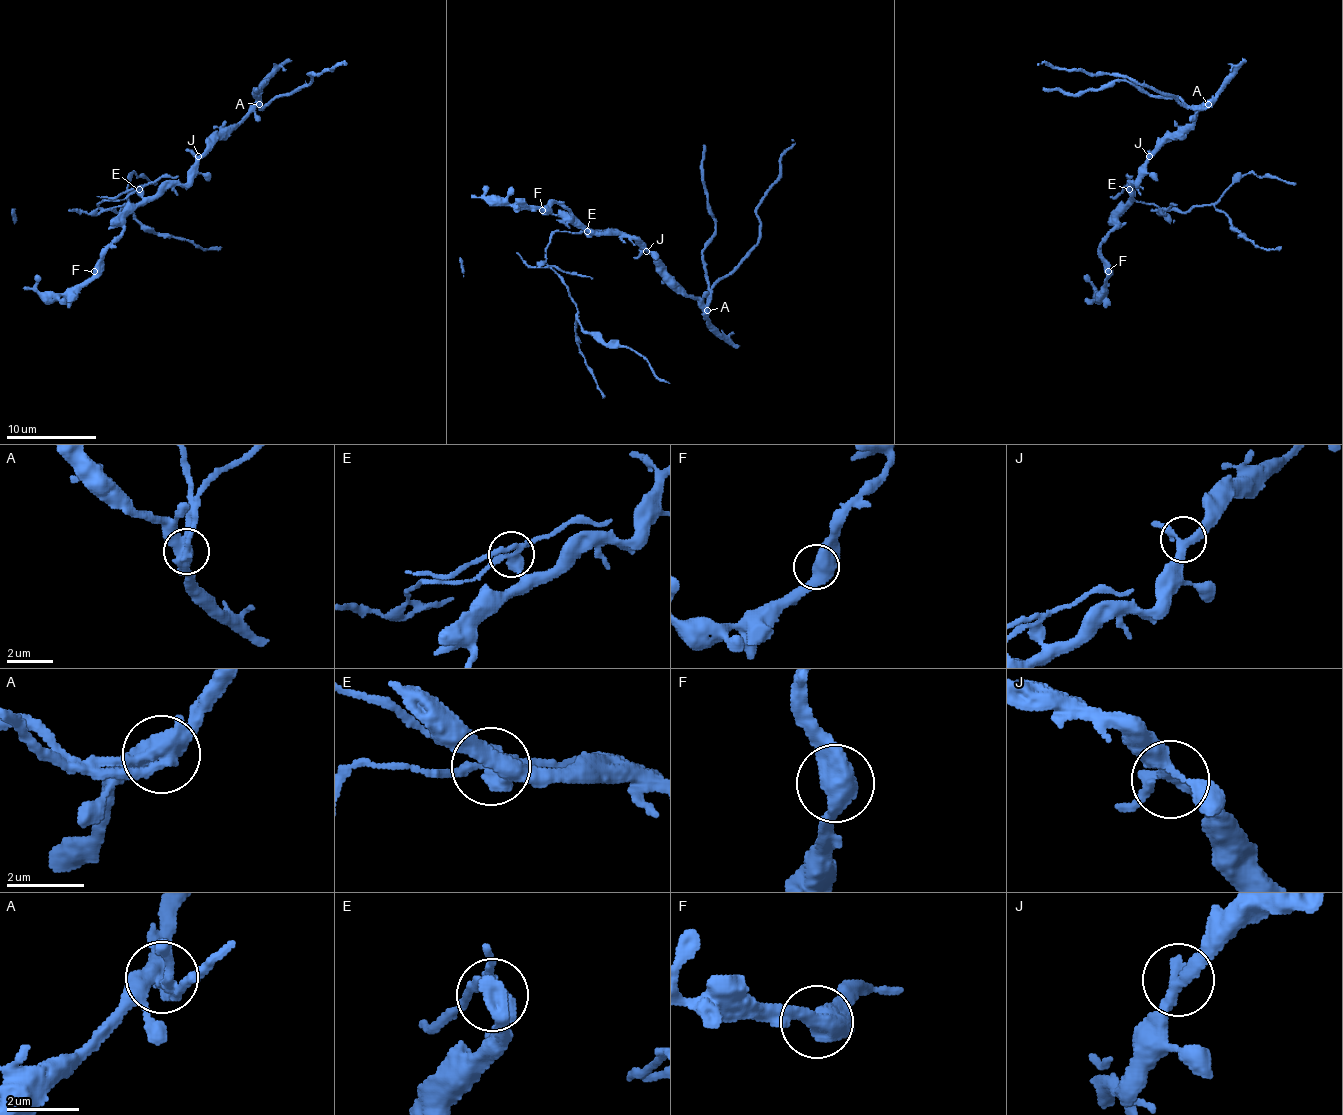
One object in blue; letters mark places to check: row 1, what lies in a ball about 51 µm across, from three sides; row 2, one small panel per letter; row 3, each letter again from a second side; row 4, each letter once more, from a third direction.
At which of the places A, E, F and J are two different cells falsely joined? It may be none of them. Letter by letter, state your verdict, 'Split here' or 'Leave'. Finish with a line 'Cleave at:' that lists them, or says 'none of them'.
A: Split here
E: Split here
F: Leave
J: Leave
Cleave at: A, E

